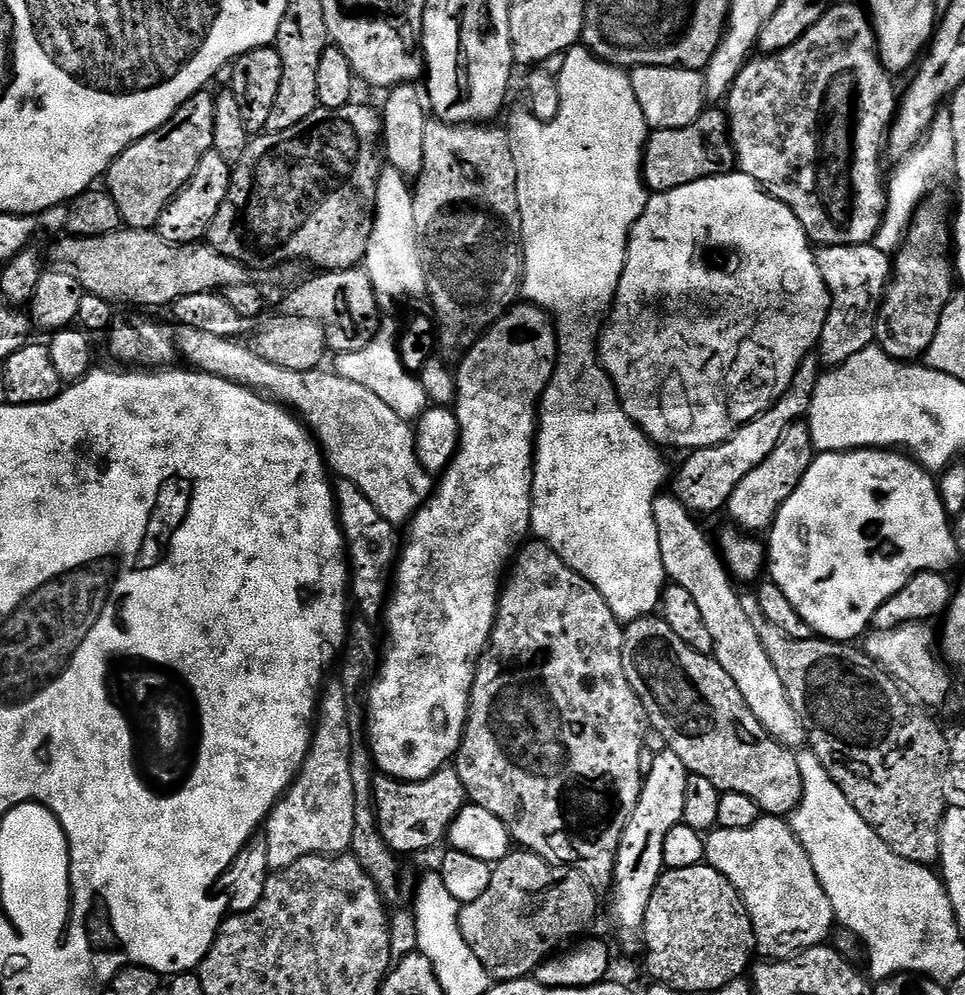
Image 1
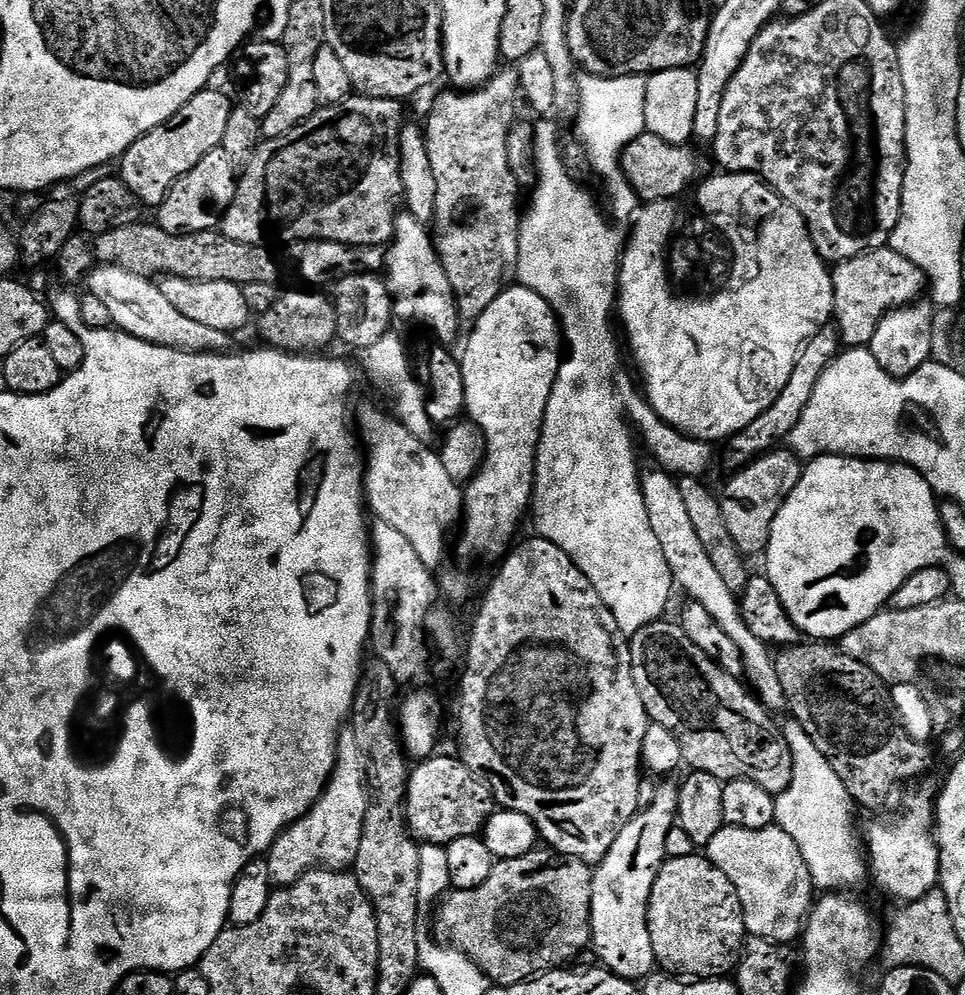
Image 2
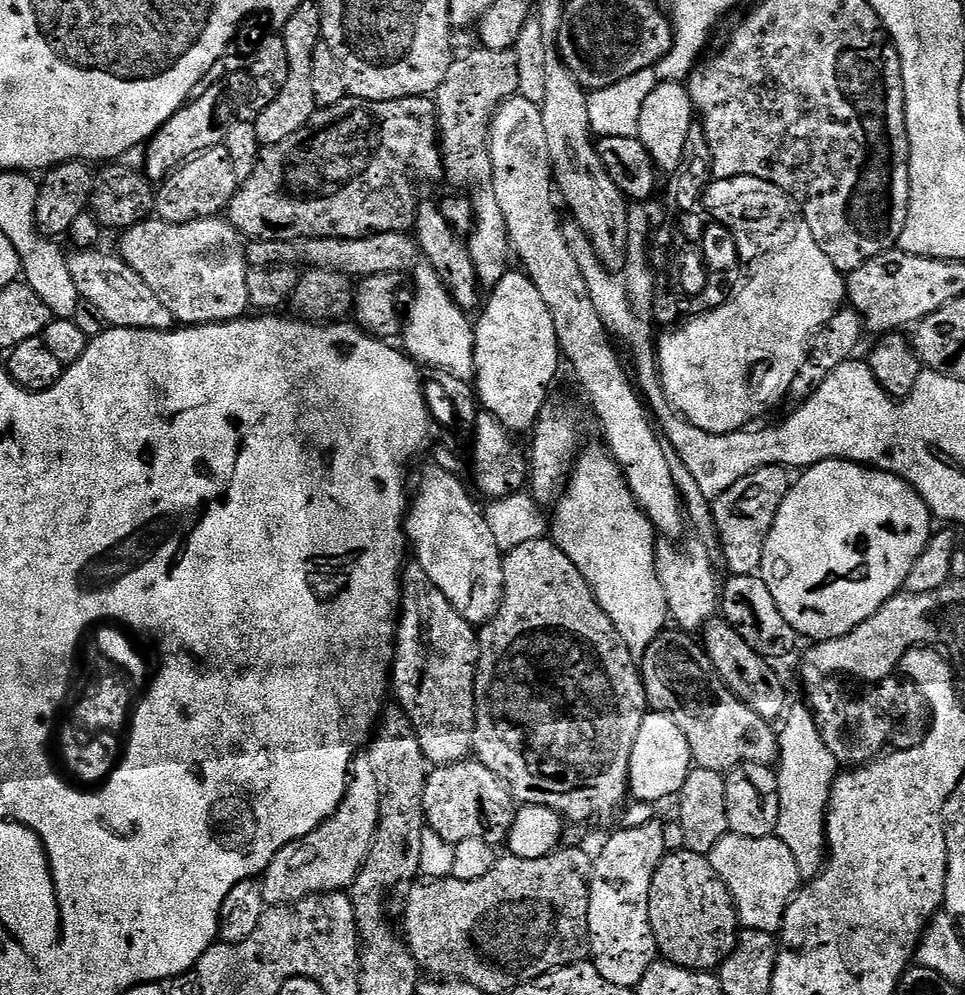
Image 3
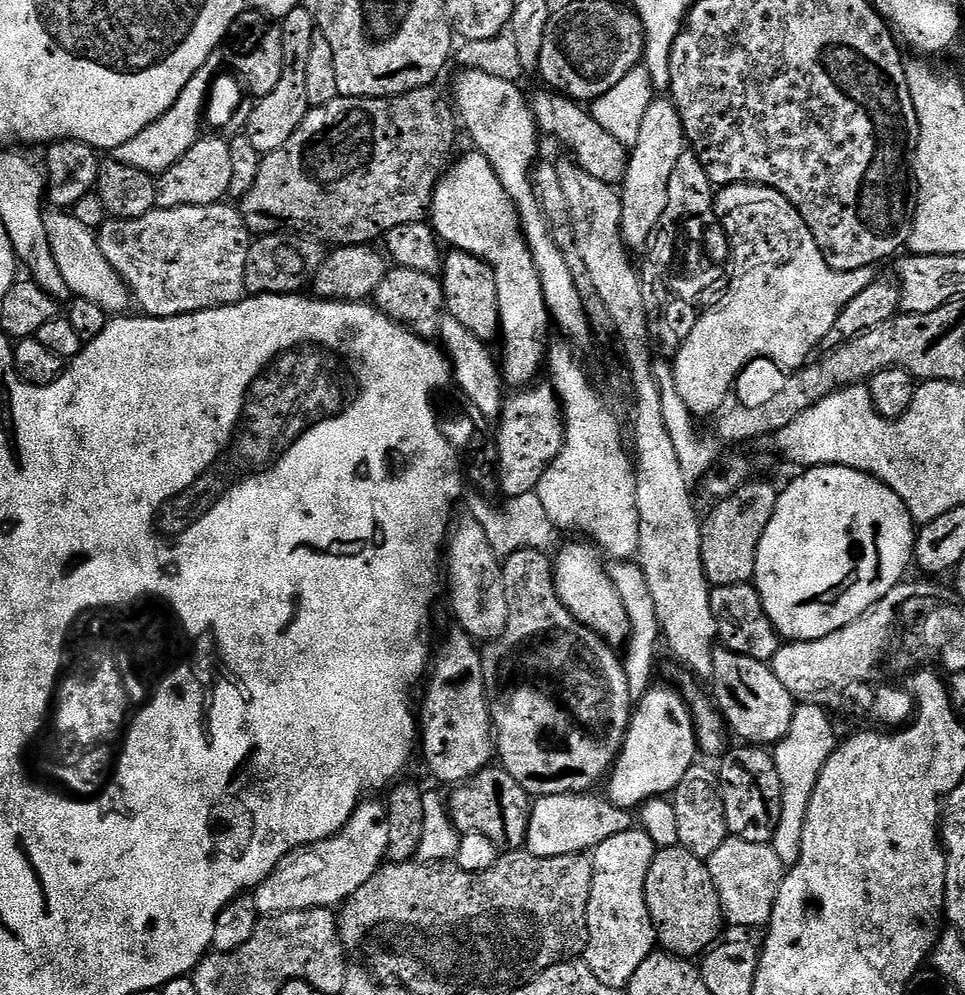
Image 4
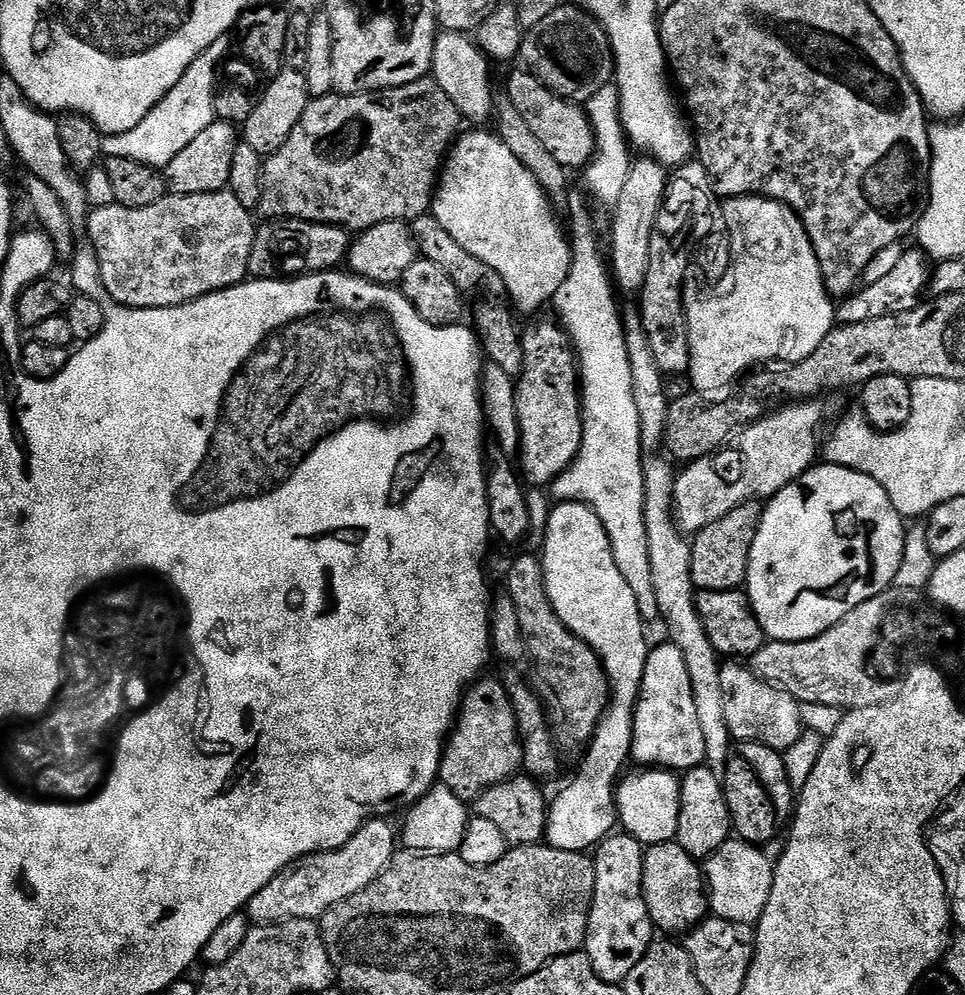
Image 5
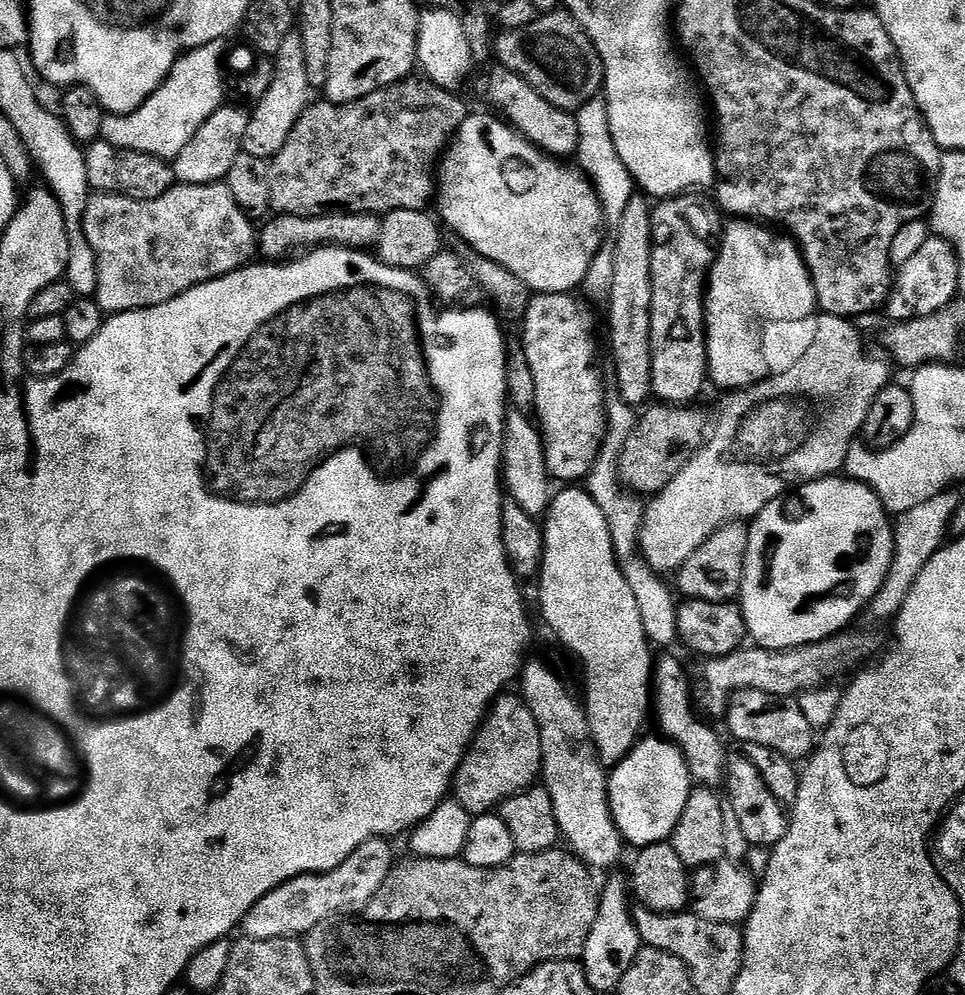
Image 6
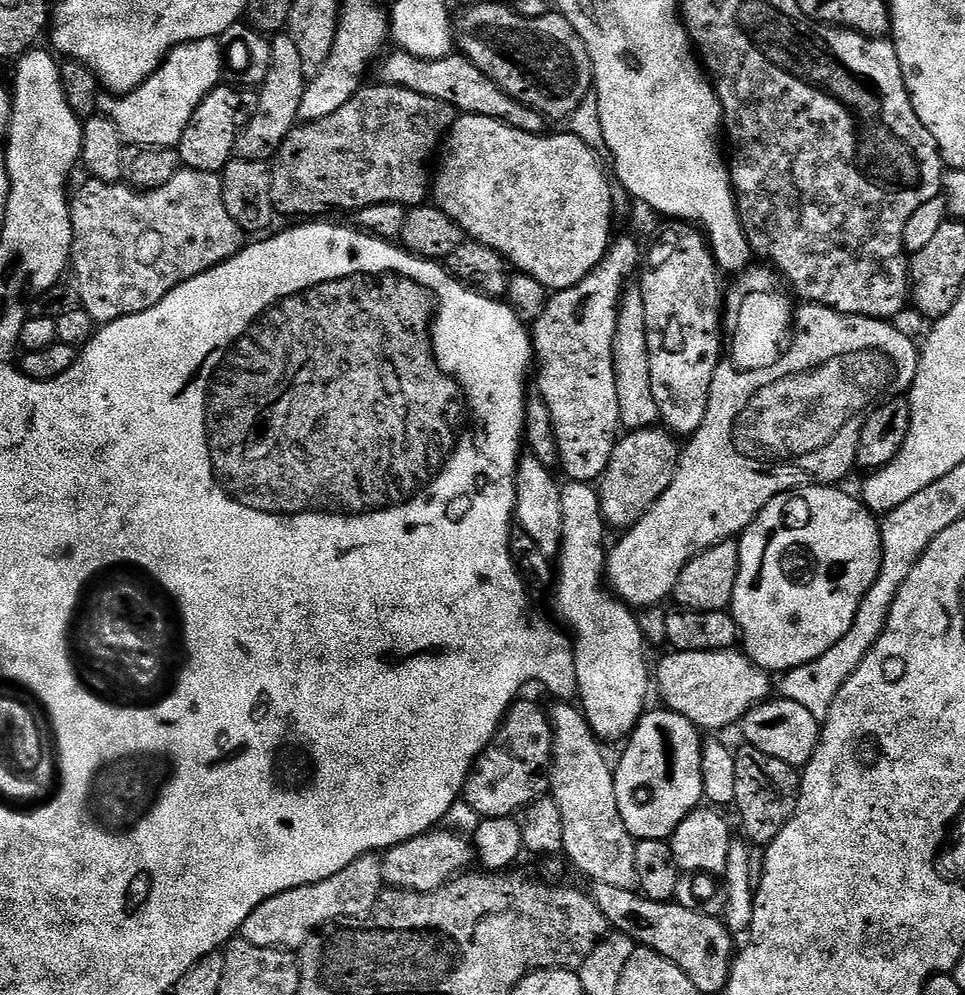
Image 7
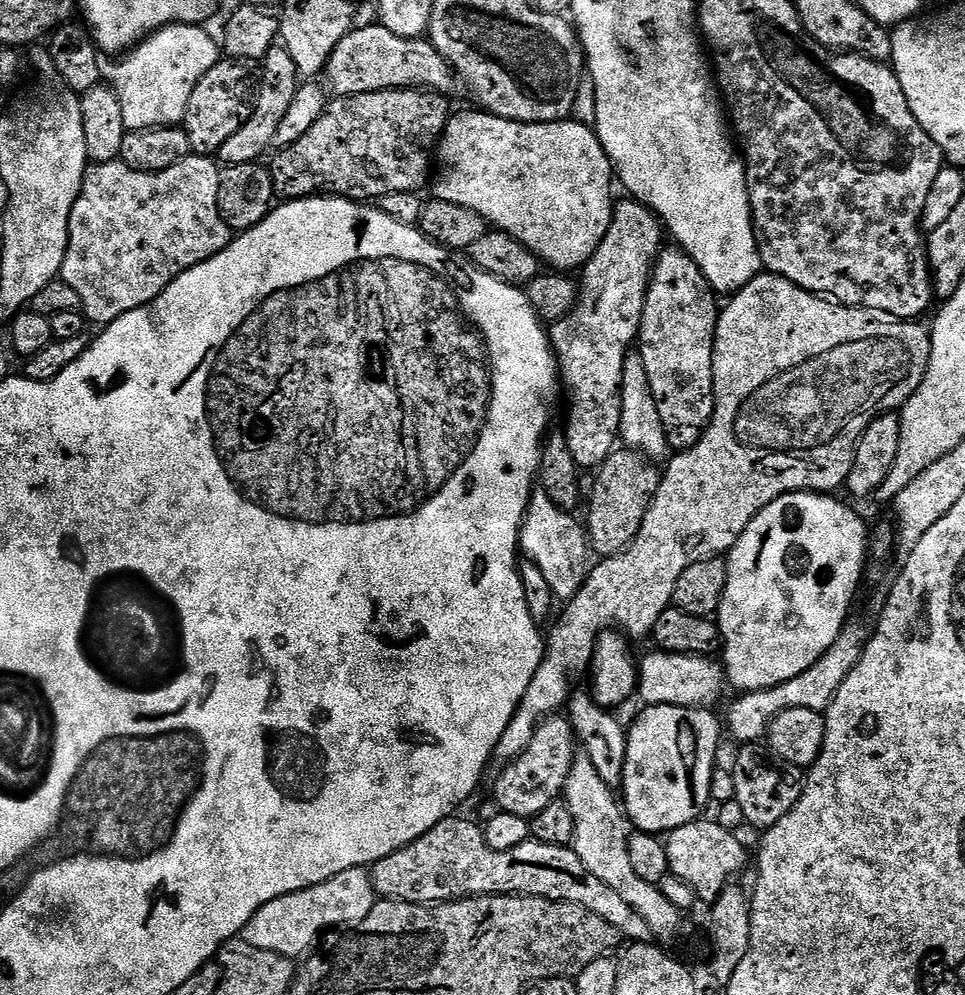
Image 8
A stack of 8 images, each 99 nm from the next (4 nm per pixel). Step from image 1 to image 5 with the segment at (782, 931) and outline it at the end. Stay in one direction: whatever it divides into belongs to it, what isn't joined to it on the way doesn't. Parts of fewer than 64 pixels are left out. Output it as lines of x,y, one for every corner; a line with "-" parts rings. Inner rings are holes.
730,838
714,855
703,861
702,871
711,915
750,925
755,925
762,918
766,902
770,902
774,871
773,861
763,847
739,838

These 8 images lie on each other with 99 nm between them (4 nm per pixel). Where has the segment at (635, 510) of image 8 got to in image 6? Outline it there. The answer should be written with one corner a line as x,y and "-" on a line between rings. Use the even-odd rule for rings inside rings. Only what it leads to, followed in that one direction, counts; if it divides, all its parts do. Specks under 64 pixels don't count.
663,402
649,407
648,413
641,415
626,438
620,454
620,483
628,492
648,498
660,492
671,482
674,474
690,462
690,458
706,442
710,432
710,420
704,417
700,406
681,406

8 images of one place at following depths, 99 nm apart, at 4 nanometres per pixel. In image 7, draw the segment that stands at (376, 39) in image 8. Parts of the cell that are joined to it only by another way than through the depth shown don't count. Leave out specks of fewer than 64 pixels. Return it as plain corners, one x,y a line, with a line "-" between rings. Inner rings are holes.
403,50
395,51
392,53
389,51
379,61
379,83
414,90
414,94
426,94
426,98
438,98
455,108
457,113
465,116
494,118
494,122
502,122
506,126
510,126
514,130
522,130
526,134
539,136
545,131
545,117
535,112
530,106
510,98
510,94
503,92
486,73
478,70
478,66
471,64
465,56
453,54
446,58
427,60

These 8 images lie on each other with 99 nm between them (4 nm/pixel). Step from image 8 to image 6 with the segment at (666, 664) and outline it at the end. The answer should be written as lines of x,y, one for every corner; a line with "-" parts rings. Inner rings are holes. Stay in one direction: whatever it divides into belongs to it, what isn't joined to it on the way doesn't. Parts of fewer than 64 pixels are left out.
837,634
828,637
827,640
821,640
819,644
785,648
783,652
769,652
768,649
759,646
745,646
734,654
705,659
704,669
700,672
700,689
697,687
694,692
699,711
723,717
727,713
732,693
747,688
762,690
775,696
796,698
802,692
810,692
814,688
835,681
832,680
835,676
840,676
851,668
859,669
859,664
871,654
872,644
864,636
848,635

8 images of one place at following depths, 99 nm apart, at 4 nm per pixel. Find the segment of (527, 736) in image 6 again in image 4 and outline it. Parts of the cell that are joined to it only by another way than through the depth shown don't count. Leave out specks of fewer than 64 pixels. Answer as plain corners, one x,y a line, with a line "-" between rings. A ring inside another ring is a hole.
456,630
453,631
453,636
448,636
441,642
440,648
435,649
434,659
430,664
430,671
426,676
426,683
424,688
424,701
419,701
418,704
418,748
422,753
424,752
424,764
428,767
428,772
436,780
441,780
442,783
448,784
447,786
455,786
462,784
464,781
470,779
474,774
478,774
482,769
489,767
493,763
494,753
496,750
496,737
494,735
494,729
492,727
492,715
488,709
488,695
486,694
486,688
484,686
484,675
482,674
482,652
478,647
477,641
472,637
466,635
464,632

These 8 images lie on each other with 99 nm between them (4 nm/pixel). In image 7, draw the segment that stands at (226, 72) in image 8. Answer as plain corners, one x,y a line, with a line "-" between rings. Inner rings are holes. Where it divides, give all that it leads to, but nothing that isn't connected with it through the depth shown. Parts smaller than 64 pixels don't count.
219,86
210,90
208,96
194,110
193,117
190,118
189,125
186,126
178,145
180,162
183,167
193,168
199,172
220,174
236,156
236,139
240,137
242,127
242,116
240,120
241,89
236,88

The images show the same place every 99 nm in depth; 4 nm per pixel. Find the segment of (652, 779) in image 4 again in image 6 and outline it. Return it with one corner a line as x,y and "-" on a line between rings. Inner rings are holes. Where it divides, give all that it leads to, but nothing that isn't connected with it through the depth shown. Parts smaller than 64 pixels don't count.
664,656
655,661
651,707
654,709
654,720
656,716
660,723
659,731
682,750
693,781
705,788
719,789
726,780
726,744
724,748
719,734
699,720
701,717
694,707
694,692
691,687
688,689
688,676
678,657

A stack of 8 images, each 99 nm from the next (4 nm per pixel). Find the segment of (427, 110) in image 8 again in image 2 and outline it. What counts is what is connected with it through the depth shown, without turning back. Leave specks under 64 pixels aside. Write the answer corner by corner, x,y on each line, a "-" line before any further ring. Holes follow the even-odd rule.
352,94
341,100
339,104
328,104
321,107
310,119
301,122
294,130
290,130
273,140
264,140
256,149
249,164
239,173
234,202
230,202
224,219
220,222
219,231
223,232
226,238
243,244
329,240
330,242
353,244
354,246
391,245
396,235
398,213
401,211
404,198
402,174
400,173
400,132
406,123
404,107
405,105
399,100
378,100
375,96

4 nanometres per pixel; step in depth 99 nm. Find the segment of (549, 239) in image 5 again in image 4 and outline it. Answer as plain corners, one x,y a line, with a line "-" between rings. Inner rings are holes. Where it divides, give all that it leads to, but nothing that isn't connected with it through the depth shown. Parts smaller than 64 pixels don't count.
469,150
458,160
436,183
430,223
445,245
458,252
474,254
494,270
498,282
499,339
504,340
502,377
505,385
519,390
539,377
536,375
542,372
546,360
550,317
542,294
542,282
524,240
524,232
520,229
520,216
490,162
475,150

